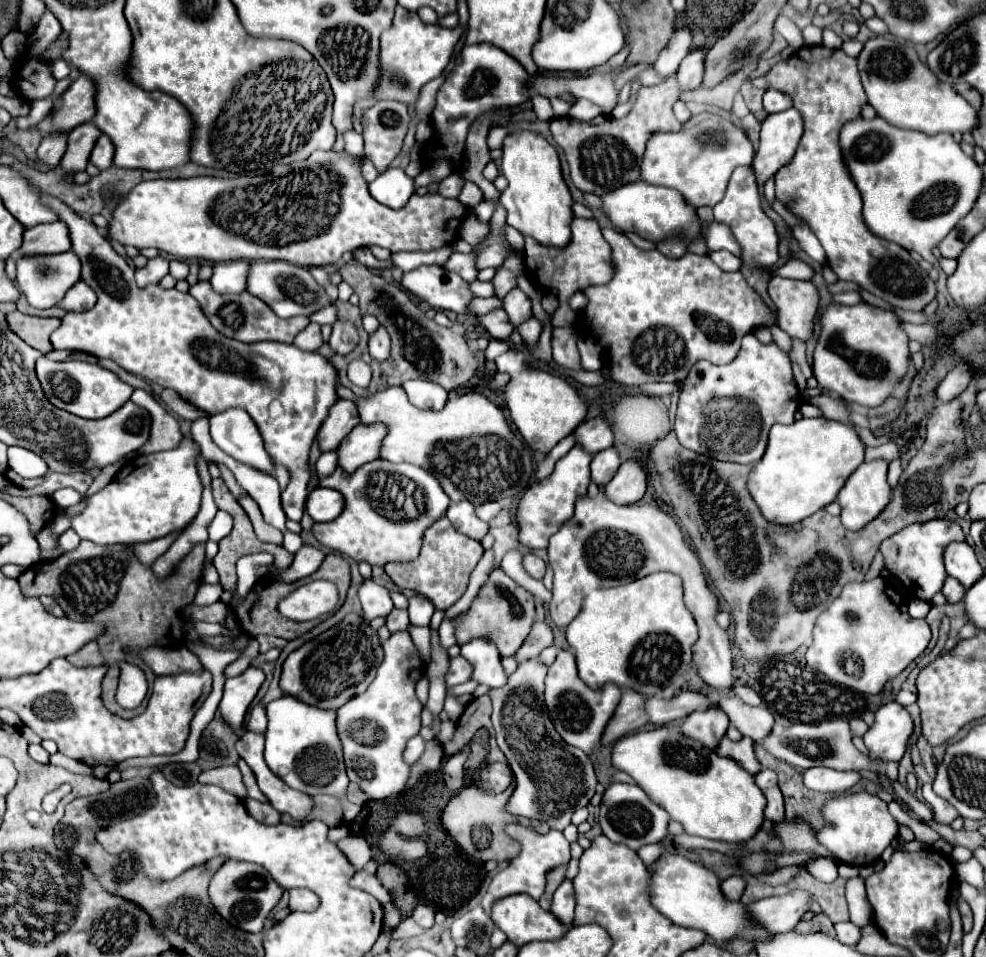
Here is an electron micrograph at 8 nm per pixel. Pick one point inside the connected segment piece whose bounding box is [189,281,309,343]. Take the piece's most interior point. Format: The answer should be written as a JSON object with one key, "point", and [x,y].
{"point":[241,317]}

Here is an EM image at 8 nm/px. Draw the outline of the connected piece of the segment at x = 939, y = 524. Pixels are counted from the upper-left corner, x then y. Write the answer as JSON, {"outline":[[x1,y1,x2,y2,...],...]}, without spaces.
{"outline":[[939,519,939,521,909,525,909,527,901,529,899,533,887,537,881,543,881,553,885,557,885,567,889,571,897,573,897,577,899,577,899,581,905,587,907,593,921,597,925,601,931,601,933,595,923,595,923,593,929,593,937,585,945,583,947,573,945,573,945,567,943,567,943,553,945,553,945,547,953,541,965,541,961,527,955,521]]}

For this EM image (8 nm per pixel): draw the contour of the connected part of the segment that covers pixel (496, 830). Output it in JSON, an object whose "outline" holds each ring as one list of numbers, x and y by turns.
{"outline":[[475,787,471,789,463,789,461,793,457,793,447,807,443,809,441,815,441,823,445,827,445,831,453,837,453,841,473,859,477,861,507,861,511,857,515,857,521,851,521,843,515,841,513,837,509,837,505,833,505,825,509,823,519,823,525,825,537,833,547,833,549,825,543,821,527,821,523,817,511,817,509,813,503,813,503,805,507,803,507,797,511,795,511,789,499,793,499,795,491,795,491,793,483,793]]}

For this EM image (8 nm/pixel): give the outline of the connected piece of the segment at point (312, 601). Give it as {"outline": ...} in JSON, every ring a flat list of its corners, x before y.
{"outline":[[313,581,295,591,295,597,287,597,279,603,283,617,293,621,311,621,327,615,335,609,339,591,331,581]]}

